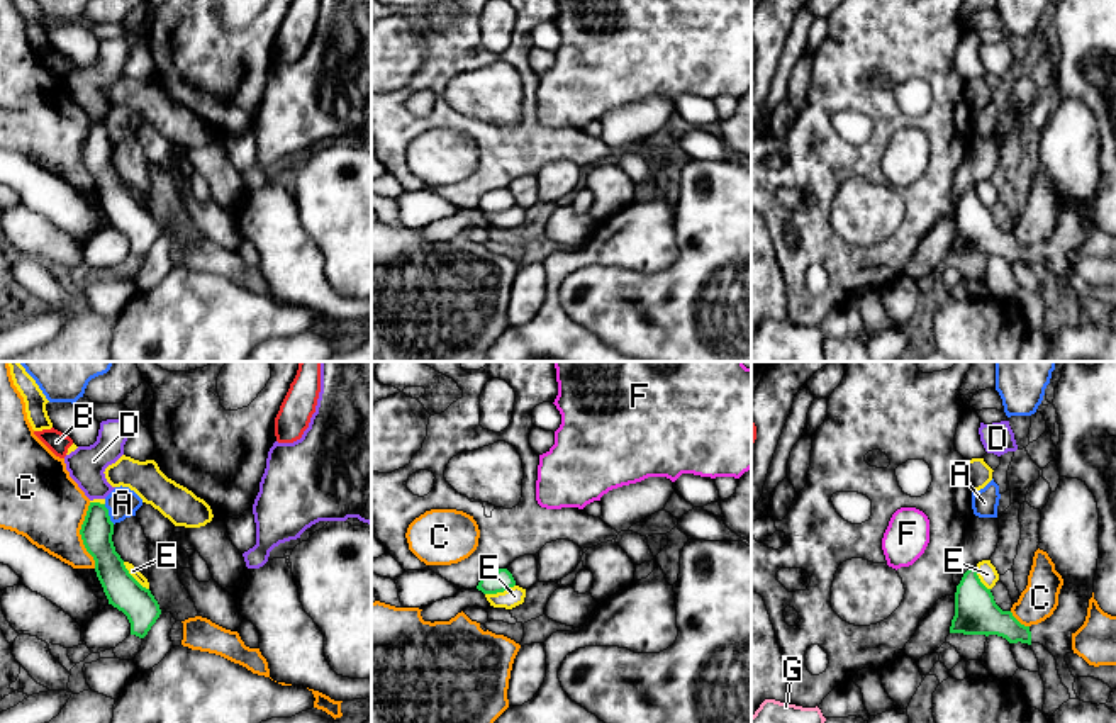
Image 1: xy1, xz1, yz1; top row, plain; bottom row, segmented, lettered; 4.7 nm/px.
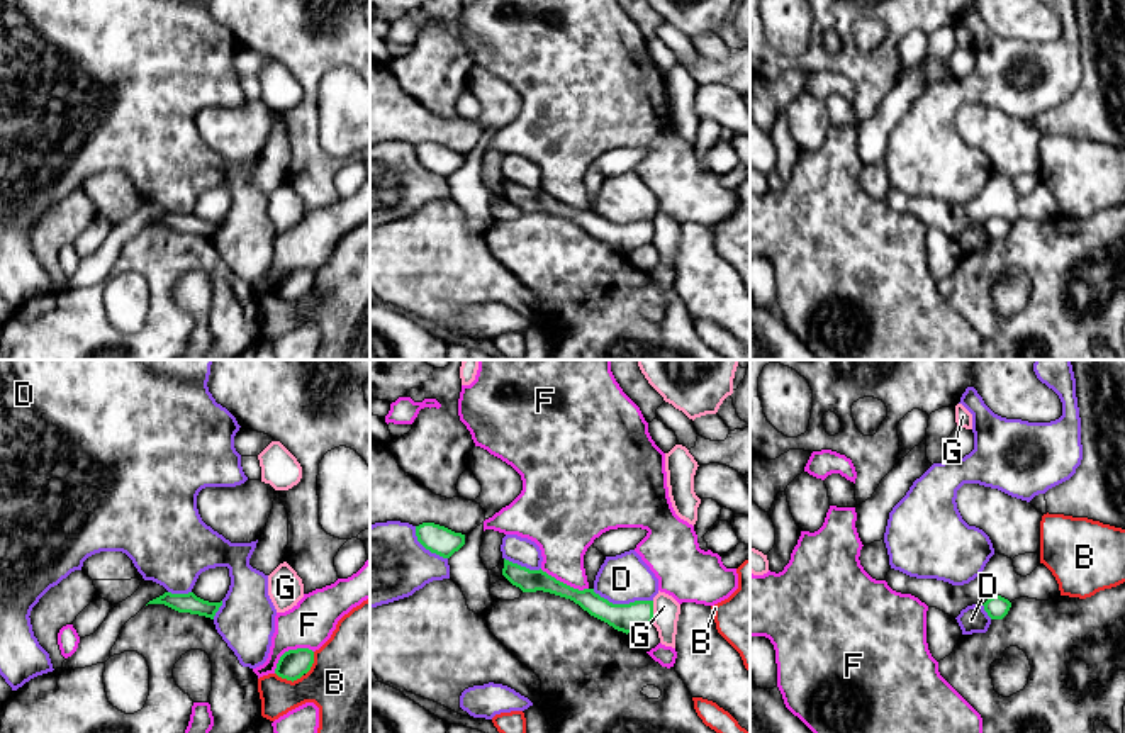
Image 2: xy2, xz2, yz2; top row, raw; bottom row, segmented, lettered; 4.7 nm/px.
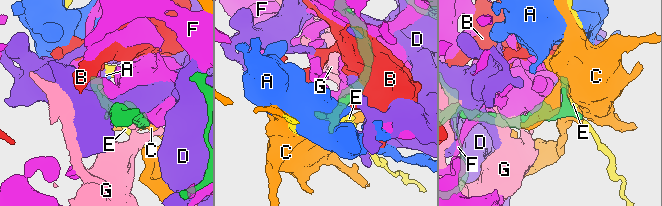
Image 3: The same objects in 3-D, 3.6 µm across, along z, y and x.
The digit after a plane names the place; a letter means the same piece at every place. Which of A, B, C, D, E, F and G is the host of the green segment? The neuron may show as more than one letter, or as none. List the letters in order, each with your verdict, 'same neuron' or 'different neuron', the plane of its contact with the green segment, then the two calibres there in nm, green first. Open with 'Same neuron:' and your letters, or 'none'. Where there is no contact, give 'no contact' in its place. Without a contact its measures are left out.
Same neuron: none
A: different neuron; contact in xy1; calibres 150 and 150 nm
B: different neuron; contact in xy2; calibres 140 and 320 nm
C: different neuron; contact in xy1; calibres 150 and 360 nm
D: different neuron; contact in xz2; calibres 130 and 240 nm
E: different neuron; contact in xy1; calibres 160 and 50 nm
F: different neuron; contact in xy2; calibres 140 and 220 nm
G: different neuron; contact in xz2; calibres 130 and 130 nm

